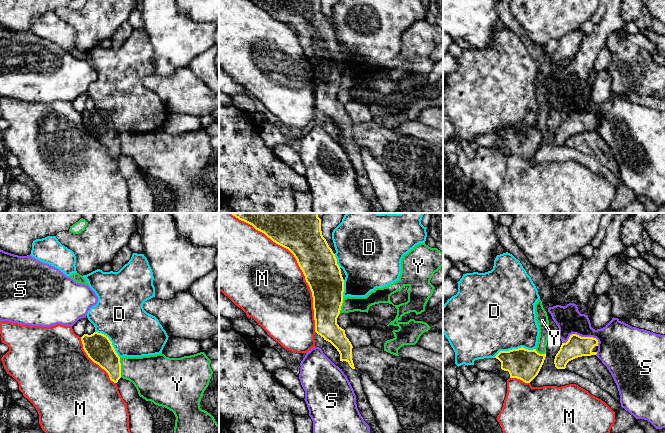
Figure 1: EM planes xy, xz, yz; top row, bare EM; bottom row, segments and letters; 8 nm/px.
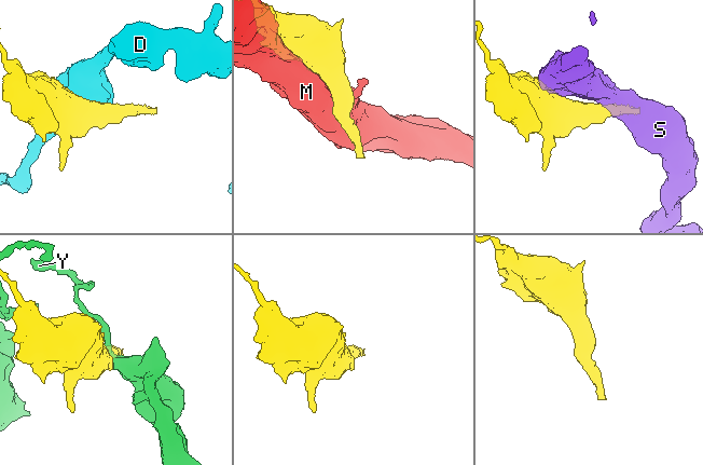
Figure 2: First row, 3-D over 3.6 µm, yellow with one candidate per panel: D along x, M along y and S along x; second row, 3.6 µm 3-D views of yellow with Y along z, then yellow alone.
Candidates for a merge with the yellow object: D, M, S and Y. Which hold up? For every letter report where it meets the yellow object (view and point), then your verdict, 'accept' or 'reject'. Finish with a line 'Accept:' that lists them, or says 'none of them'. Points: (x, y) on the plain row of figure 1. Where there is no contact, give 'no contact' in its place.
D: yz (514, 125) | reject
M: xz (302, 47) | reject
S: yz (580, 112) | reject
Y: xy (120, 143) | reject
Accept: none of them

